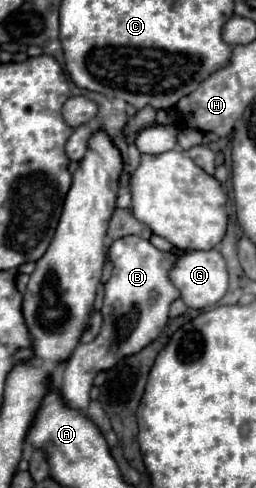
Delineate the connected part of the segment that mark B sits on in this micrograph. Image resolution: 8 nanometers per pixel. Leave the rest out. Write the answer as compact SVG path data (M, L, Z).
M130 235L112 243L108 251L108 259L112 263L112 277L104 285L104 305L102 313L102 329L98 337L90 343L80 343L66 361L66 371L62 377L60 393L64 401L80 411L88 409L90 389L96 373L114 367L128 355L142 351L150 345L168 323L168 309L174 299L180 297L178 289L172 285L168 273L176 263L174 253L158 251L150 241Z

